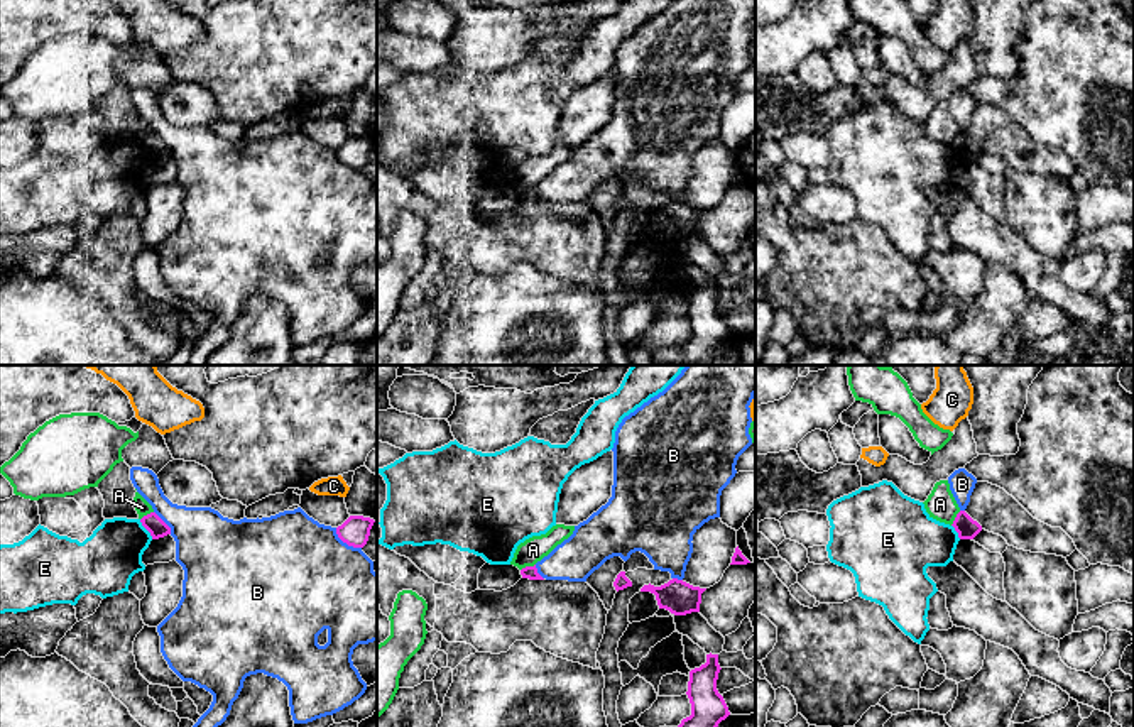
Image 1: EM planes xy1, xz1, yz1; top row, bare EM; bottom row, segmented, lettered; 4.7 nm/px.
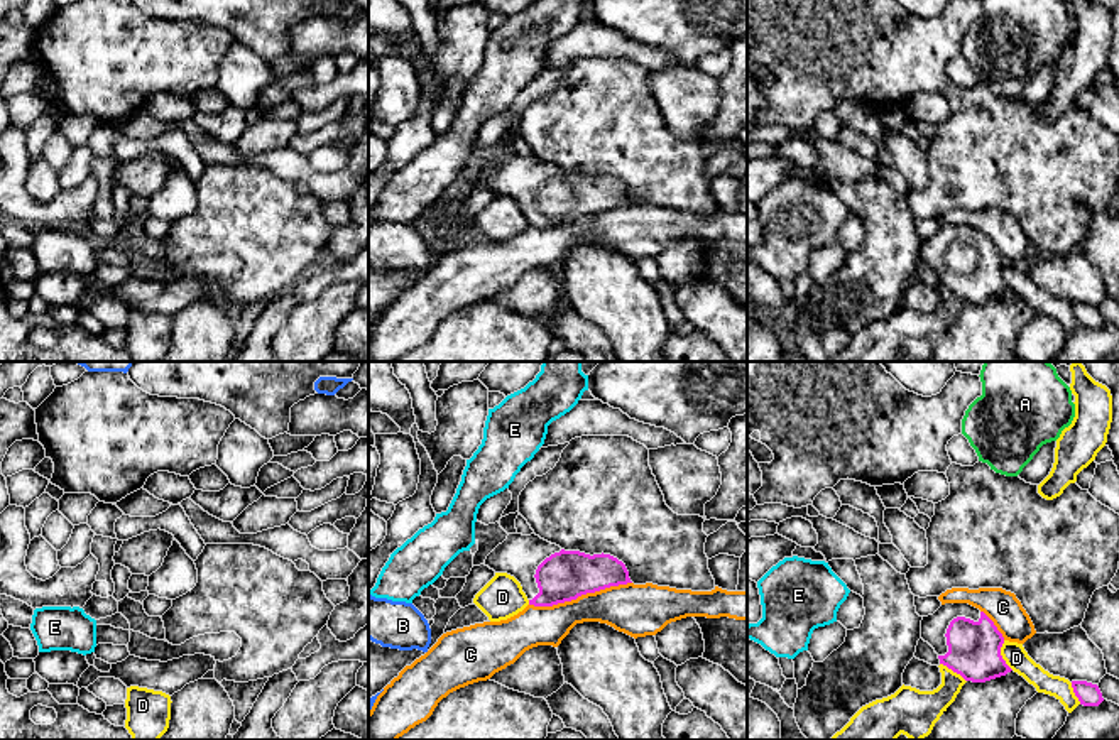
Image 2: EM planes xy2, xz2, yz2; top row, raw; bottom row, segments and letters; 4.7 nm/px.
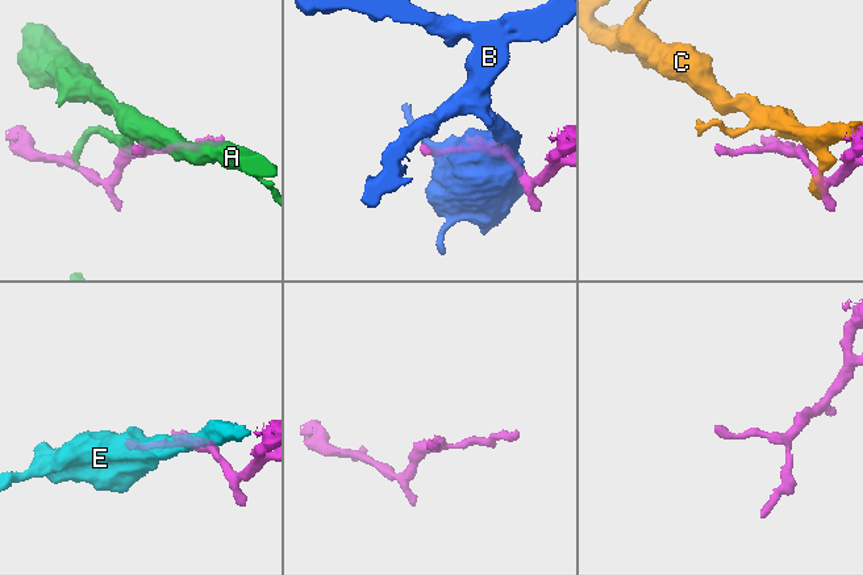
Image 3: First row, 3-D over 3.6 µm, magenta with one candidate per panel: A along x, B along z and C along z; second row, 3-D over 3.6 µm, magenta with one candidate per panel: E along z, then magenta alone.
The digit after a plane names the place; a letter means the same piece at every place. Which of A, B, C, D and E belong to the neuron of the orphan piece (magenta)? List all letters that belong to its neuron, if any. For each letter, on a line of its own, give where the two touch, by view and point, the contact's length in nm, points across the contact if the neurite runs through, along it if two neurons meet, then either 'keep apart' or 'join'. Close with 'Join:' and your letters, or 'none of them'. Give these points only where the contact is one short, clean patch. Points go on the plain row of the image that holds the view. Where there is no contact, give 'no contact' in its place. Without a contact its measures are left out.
A: contact xz1 (528, 188); length 80 nm; border xz1 (534, 185), (521, 191); keep apart
B: contact xy1 (345, 163); length 160 nm; keep apart
C: contact xz2 (580, 217); length 500 nm; keep apart
D: contact yz2 (1001, 277); length 150 nm; keep apart
E: contact xy1 (146, 149); length 120 nm; border xy1 (139, 141), (152, 159); keep apart
Join: none of them

